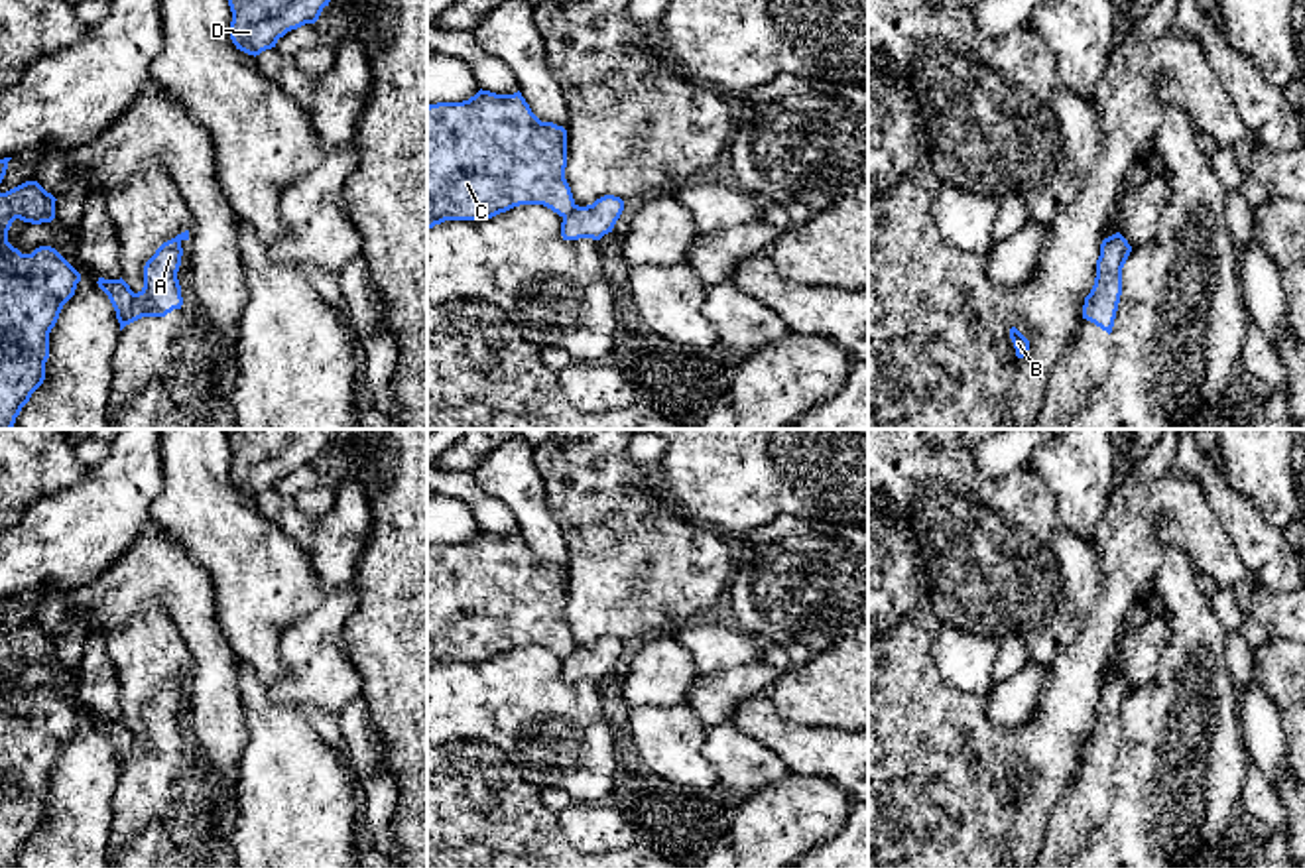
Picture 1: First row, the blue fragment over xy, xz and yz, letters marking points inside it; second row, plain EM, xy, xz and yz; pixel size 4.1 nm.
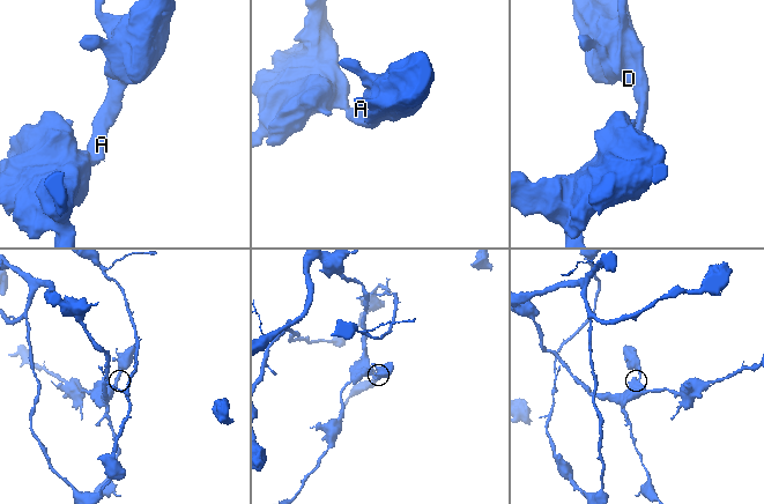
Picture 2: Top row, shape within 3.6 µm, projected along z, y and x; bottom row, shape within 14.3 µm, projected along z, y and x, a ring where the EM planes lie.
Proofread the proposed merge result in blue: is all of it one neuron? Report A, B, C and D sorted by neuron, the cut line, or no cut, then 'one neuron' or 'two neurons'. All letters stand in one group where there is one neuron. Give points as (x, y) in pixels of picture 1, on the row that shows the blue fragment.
A D / B C; cut in xy along (134, 294), (124, 323); two neurons

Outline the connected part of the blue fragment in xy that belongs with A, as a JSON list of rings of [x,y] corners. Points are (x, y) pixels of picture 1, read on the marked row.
[[[189,230],[163,242],[144,266],[144,287],[134,293],[126,325],[142,317],[165,317],[173,309],[181,309],[181,285],[177,272],[181,266],[181,242],[189,240]]]

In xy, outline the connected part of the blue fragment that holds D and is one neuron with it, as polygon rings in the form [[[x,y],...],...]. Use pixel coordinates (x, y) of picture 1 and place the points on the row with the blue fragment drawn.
[[[228,0],[230,39],[236,49],[260,55],[287,31],[315,24],[331,0]]]

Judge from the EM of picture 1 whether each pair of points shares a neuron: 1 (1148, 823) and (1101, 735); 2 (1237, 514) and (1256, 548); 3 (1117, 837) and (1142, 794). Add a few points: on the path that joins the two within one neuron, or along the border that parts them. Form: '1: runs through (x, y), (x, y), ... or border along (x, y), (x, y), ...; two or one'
1: border along (1122, 715), (1122, 735), (1111, 774), (1109, 806); two
2: runs through (1242, 522), (1256, 540); one
3: runs through (1126, 827), (1142, 811), (1142, 804); one

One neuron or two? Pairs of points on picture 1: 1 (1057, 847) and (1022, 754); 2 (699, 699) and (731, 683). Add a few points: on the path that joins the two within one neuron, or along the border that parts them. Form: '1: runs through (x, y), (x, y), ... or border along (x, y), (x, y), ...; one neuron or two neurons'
1: border along (1069, 780), (1046, 825), (1046, 839), (1040, 847); two neurons
2: runs through (707, 697), (723, 689); one neuron

